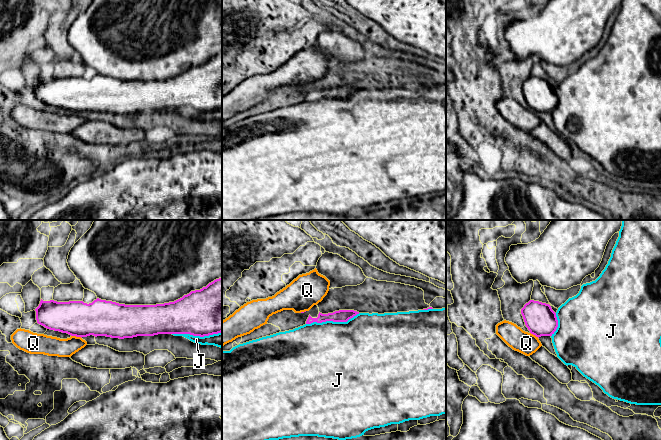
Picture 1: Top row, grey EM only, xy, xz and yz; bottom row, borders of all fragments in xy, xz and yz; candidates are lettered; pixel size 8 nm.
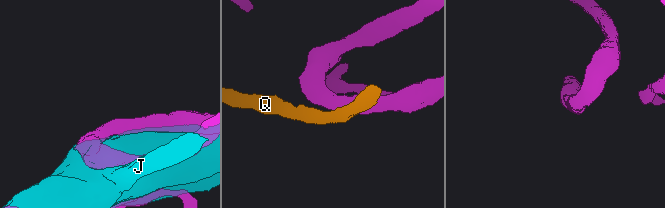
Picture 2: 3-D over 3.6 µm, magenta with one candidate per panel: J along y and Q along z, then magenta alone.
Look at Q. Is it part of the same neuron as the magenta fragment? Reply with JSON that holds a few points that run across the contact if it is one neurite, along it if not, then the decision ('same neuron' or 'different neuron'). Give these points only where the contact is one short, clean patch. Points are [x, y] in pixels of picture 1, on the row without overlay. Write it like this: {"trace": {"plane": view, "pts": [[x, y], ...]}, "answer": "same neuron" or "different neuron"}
{"trace": {"plane": "xy", "pts": [[71, 111], [81, 114]]}, "answer": "different neuron"}

